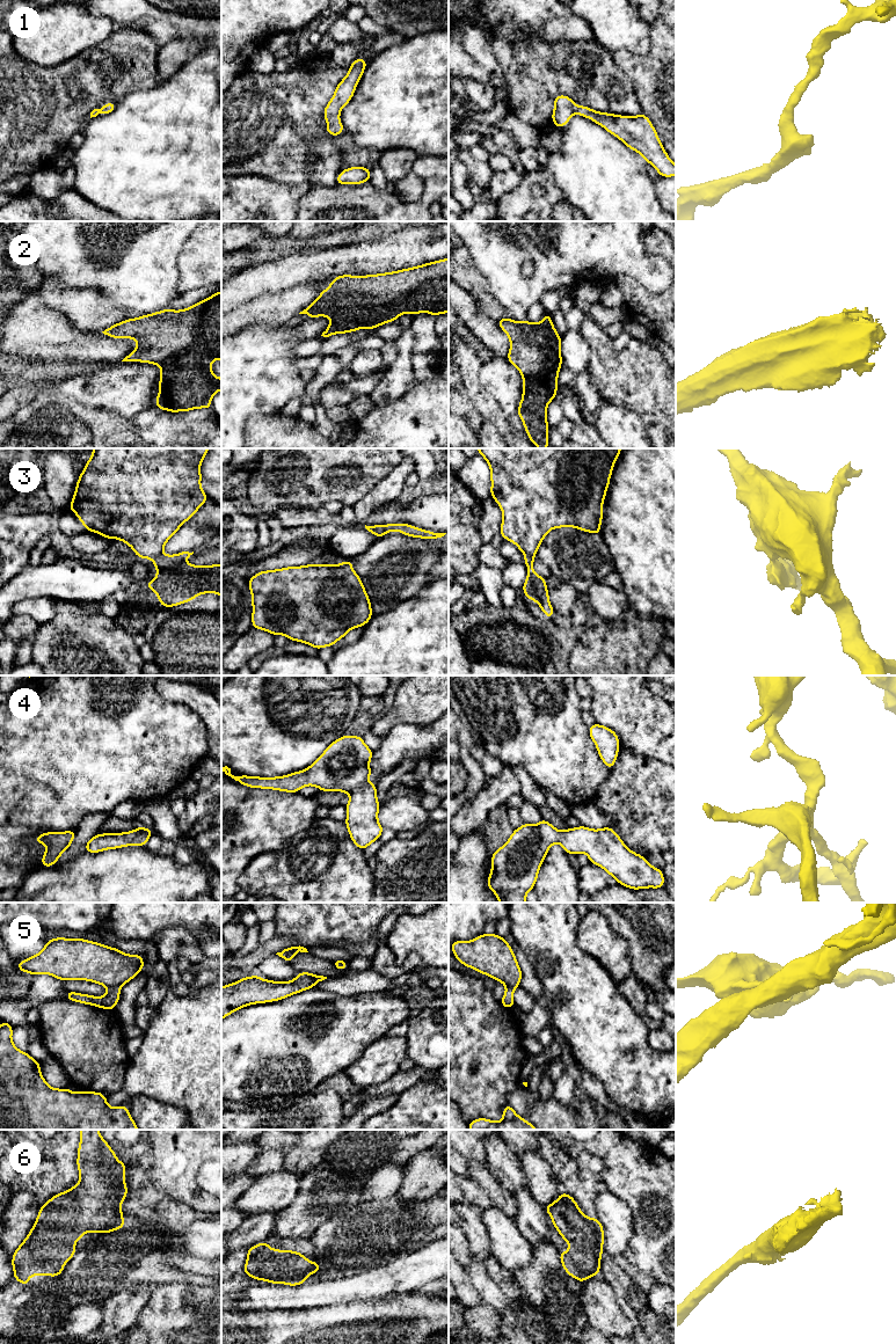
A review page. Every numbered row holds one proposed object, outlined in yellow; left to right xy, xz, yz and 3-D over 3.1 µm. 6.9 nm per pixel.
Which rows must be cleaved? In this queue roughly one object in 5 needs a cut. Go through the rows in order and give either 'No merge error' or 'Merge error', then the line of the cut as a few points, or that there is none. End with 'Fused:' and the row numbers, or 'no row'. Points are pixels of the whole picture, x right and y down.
1: No merge error. No split
2: No merge error. No split
3: Merge error. Split along yz (525, 555), (533, 557)
4: No merge error. No split
5: Merge error. Split along xy (119, 986), (110, 986), (108, 988)
6: No merge error. No split
Fused: 3, 5

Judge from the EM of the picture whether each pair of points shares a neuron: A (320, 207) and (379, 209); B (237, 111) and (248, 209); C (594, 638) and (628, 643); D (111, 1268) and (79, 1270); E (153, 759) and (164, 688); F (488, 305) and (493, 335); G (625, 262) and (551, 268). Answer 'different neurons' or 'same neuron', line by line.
A: same neuron
B: different neurons
C: same neuron
D: same neuron
E: different neurons
F: different neurons
G: same neuron

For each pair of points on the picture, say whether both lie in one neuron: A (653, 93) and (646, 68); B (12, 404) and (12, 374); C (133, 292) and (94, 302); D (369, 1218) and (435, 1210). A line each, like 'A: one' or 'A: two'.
A: one
B: two
C: two
D: one

